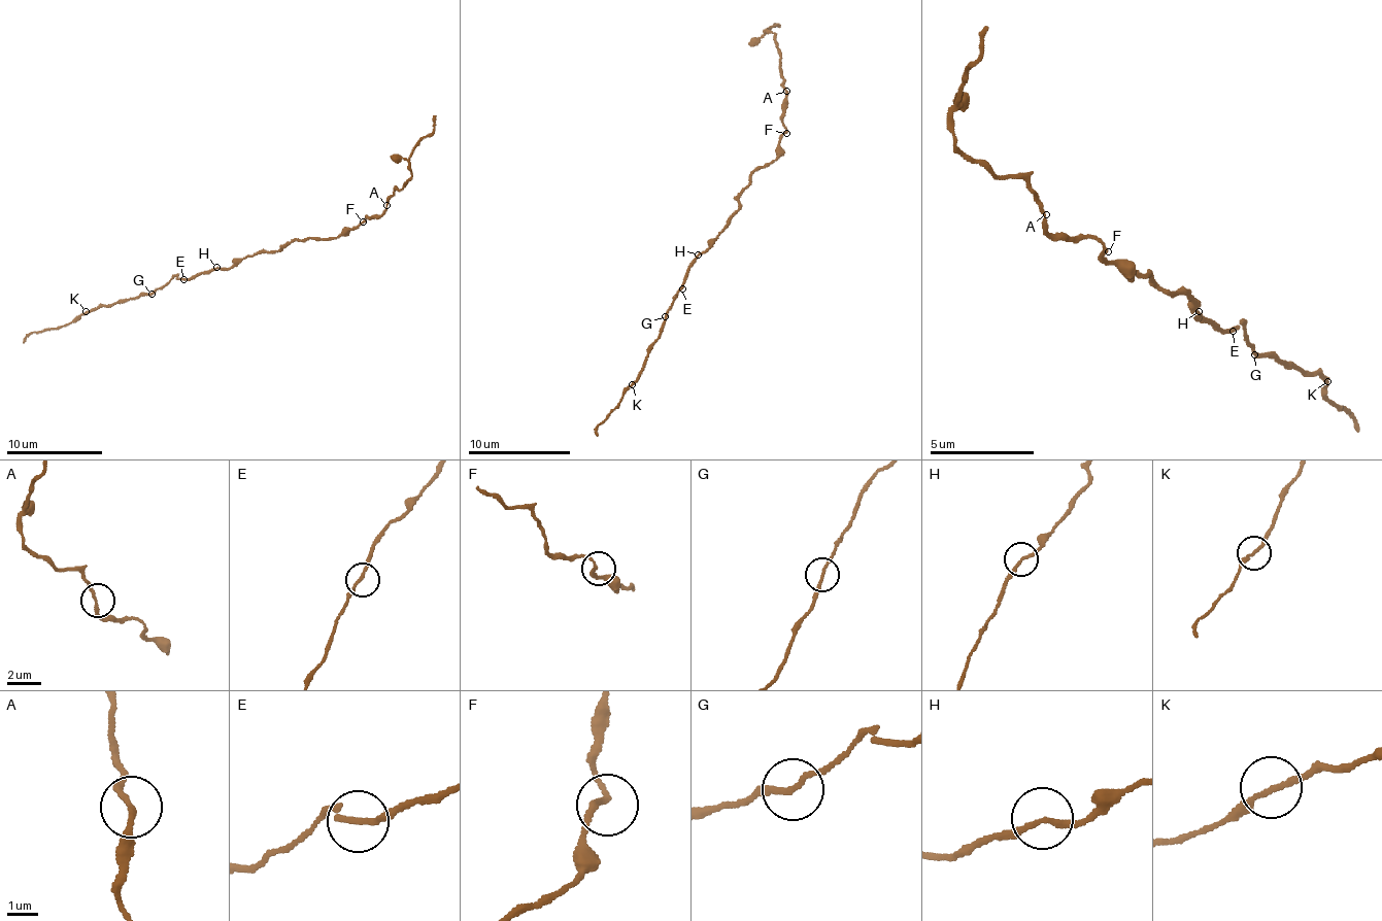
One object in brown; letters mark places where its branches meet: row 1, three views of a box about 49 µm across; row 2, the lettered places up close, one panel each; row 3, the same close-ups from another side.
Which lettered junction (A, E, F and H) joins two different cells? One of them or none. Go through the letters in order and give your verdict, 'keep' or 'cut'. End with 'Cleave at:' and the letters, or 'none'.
A: keep
E: keep
F: keep
H: keep
Cleave at: none

